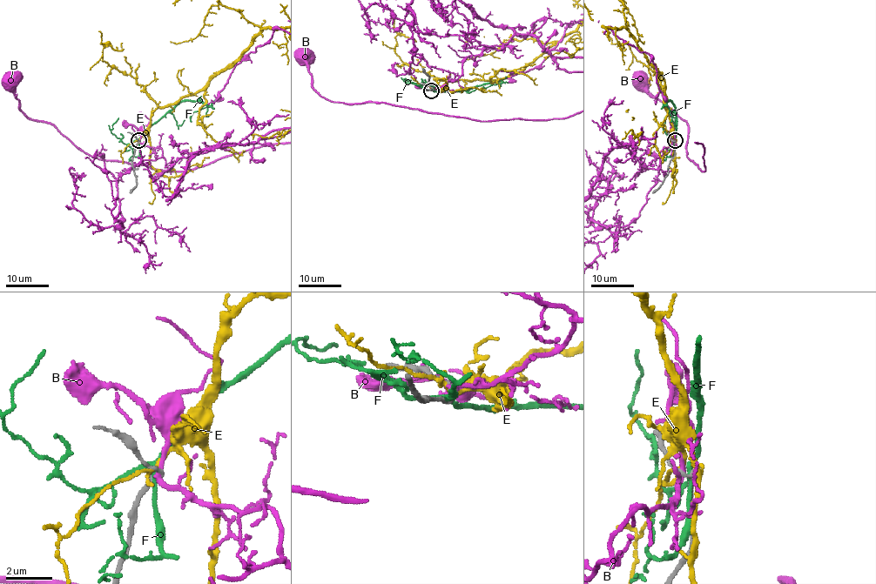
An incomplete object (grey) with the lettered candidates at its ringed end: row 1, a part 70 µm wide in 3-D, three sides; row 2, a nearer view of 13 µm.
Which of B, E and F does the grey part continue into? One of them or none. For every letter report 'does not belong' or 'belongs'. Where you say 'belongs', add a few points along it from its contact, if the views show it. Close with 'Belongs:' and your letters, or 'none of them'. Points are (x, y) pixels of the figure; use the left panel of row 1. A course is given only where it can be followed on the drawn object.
B: does not belong
E: does not belong
F: does not belong
Belongs: none of them

